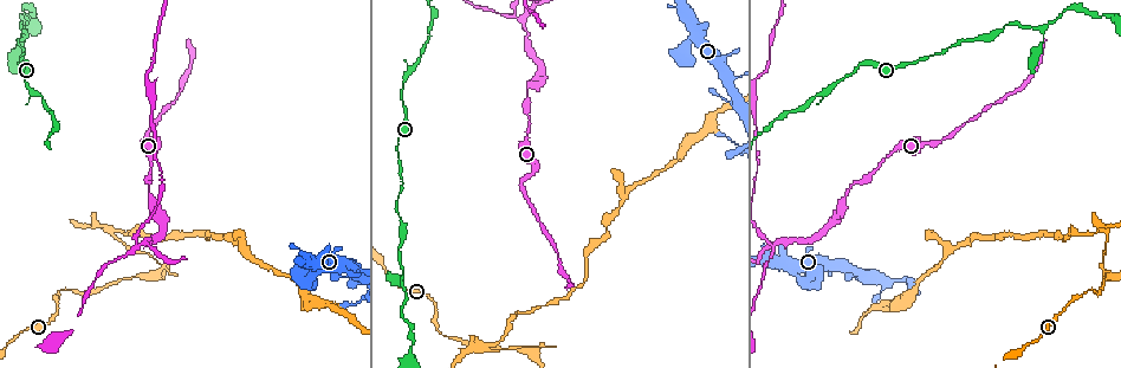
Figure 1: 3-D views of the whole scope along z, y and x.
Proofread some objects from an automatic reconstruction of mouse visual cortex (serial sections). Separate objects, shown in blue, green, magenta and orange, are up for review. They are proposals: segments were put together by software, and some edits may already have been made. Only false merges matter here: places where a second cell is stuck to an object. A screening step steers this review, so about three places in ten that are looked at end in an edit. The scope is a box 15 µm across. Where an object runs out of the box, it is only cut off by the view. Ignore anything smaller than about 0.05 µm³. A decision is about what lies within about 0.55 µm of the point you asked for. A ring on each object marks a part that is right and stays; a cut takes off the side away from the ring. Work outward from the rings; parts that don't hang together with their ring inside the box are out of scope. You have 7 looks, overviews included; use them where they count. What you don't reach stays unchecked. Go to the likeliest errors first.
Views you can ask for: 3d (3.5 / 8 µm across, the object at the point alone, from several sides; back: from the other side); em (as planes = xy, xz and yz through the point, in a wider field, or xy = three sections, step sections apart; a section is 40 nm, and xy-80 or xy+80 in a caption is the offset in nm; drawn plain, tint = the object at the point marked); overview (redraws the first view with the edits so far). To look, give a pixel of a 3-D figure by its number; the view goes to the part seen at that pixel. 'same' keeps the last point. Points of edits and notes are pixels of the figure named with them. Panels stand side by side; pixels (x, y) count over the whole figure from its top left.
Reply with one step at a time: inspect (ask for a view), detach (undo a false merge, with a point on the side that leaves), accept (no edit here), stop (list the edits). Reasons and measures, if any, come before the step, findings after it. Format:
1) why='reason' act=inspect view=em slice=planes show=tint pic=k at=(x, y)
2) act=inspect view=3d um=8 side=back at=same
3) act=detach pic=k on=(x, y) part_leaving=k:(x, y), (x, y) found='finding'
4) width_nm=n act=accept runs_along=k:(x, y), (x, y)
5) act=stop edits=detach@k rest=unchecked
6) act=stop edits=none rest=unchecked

why='a narrow waist' act=inspect view=3d um=8 side=back pic=1 at=(775, 240)

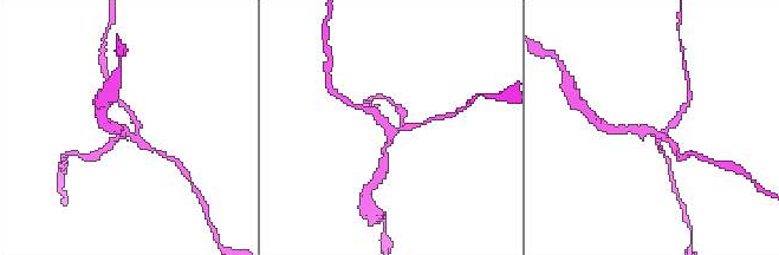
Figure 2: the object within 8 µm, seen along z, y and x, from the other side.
why='zoom in' act=inspect view=3d um=3.5 side=back pic=2 at=(652, 134)

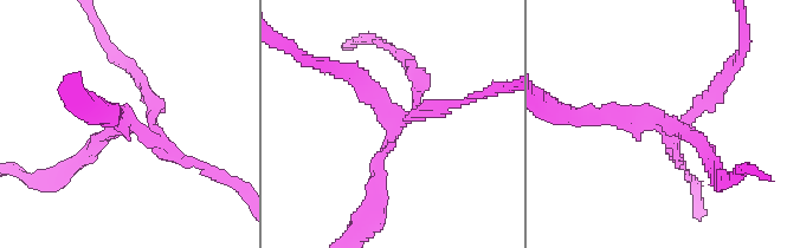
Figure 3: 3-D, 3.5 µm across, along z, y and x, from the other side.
arm_widths_nm=150,200,200,200 act=detach pic=3 on=(425, 77) found='two cells meet here'

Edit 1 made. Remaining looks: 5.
why='redraw' act=inspect view=overview

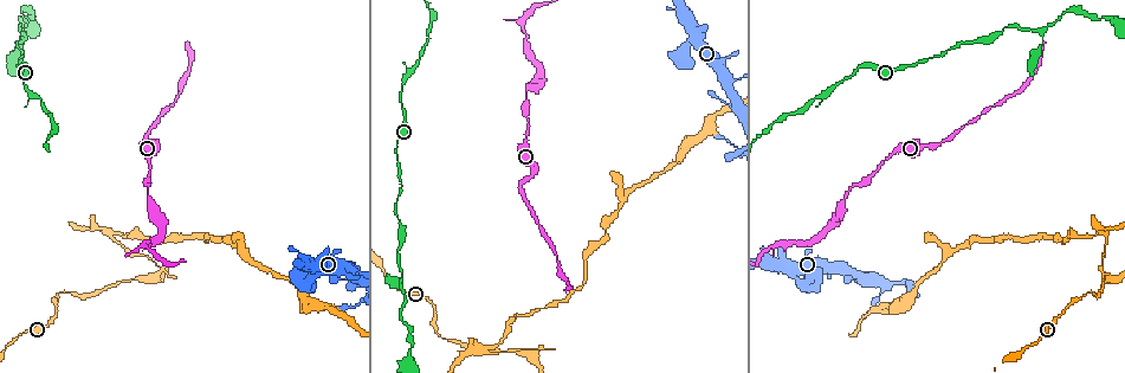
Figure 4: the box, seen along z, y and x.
act=inspect view=3d um=3.5 pic=4 at=(1038, 29)

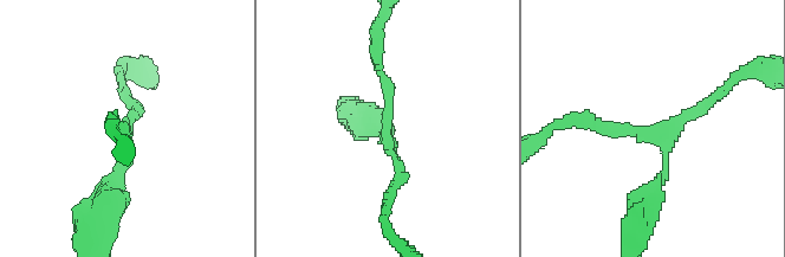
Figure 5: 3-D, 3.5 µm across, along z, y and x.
act=accept runs_along=5:(585, 119), (667, 130), (719, 94) found='continuous, no second cell'

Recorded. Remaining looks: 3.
why='three-way junction' act=inspect view=3d um=3.5 pic=4 at=(726, 84)

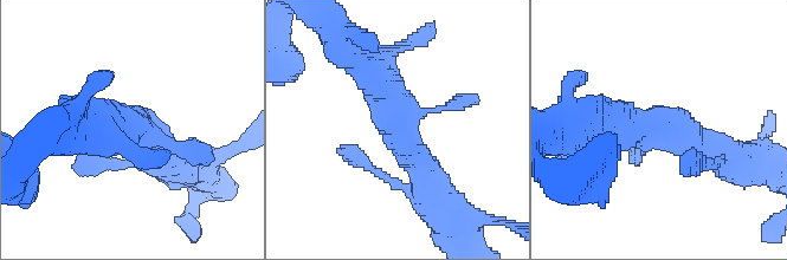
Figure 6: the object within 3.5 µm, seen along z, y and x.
arms=3 arm_widths_nm=150,400,400 why='need the tissue' act=inspect view=em slice=xy step=3 show=tint pic=6 at=(136, 124)

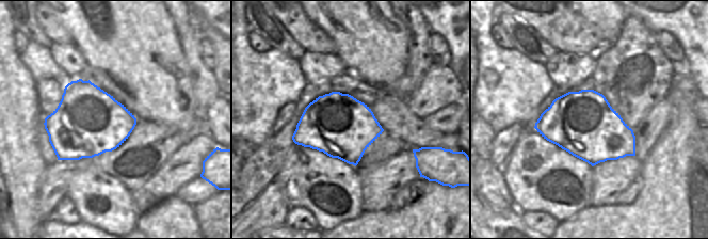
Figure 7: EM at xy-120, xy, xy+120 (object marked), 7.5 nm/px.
why='cut it another way' act=inspect view=em slice=planes show=tint at=same

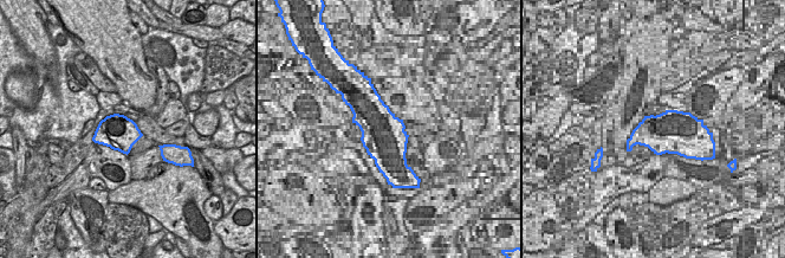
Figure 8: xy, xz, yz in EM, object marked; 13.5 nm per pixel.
act=accept runs_along=6:(361, 58), (430, 184) found='continuous, no second cell'

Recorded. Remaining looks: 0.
act=stop edits=detach@3 rest=unchecked

